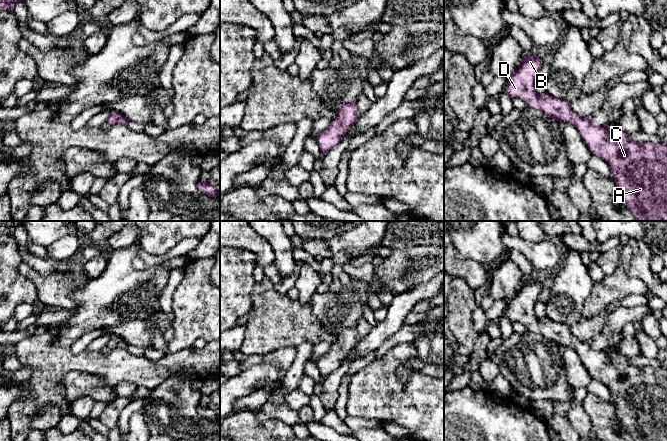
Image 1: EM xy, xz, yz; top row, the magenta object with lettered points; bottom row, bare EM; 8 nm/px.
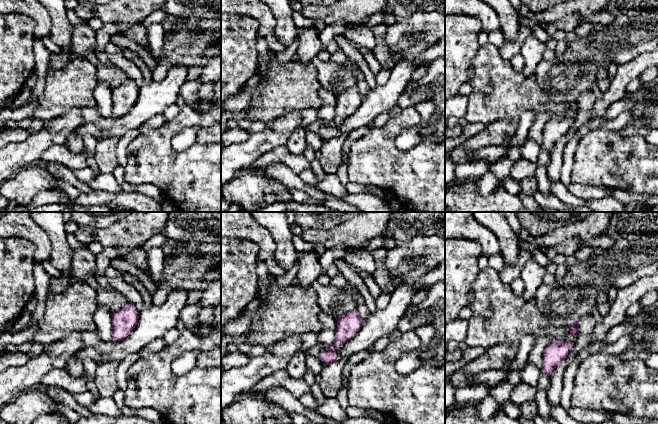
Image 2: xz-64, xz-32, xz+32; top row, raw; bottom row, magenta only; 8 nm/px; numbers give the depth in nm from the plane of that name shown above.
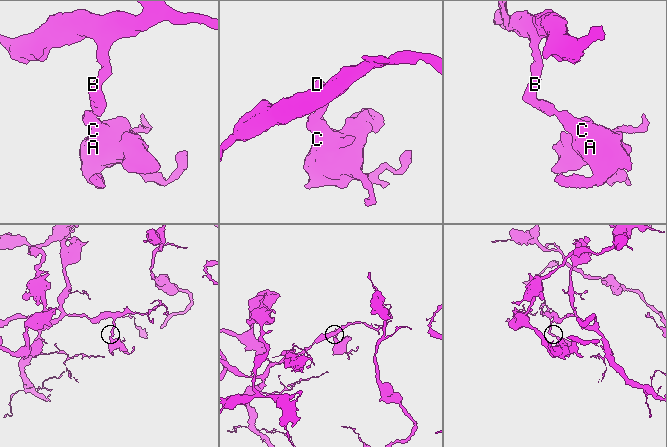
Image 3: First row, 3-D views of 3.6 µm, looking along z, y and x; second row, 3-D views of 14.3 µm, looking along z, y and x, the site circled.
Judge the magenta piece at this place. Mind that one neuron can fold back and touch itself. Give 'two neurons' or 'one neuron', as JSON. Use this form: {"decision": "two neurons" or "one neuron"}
{"decision": "one neuron"}

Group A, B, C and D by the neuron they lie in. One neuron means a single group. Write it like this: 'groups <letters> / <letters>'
groups A B C D

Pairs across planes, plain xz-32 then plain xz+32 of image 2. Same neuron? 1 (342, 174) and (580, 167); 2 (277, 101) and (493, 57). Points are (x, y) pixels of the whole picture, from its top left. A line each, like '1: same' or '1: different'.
1: different
2: same

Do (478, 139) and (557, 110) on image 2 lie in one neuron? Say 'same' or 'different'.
different

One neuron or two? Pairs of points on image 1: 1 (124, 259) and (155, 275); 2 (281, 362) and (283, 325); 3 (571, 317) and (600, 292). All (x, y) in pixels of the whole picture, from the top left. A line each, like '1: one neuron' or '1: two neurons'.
1: one neuron
2: two neurons
3: two neurons

